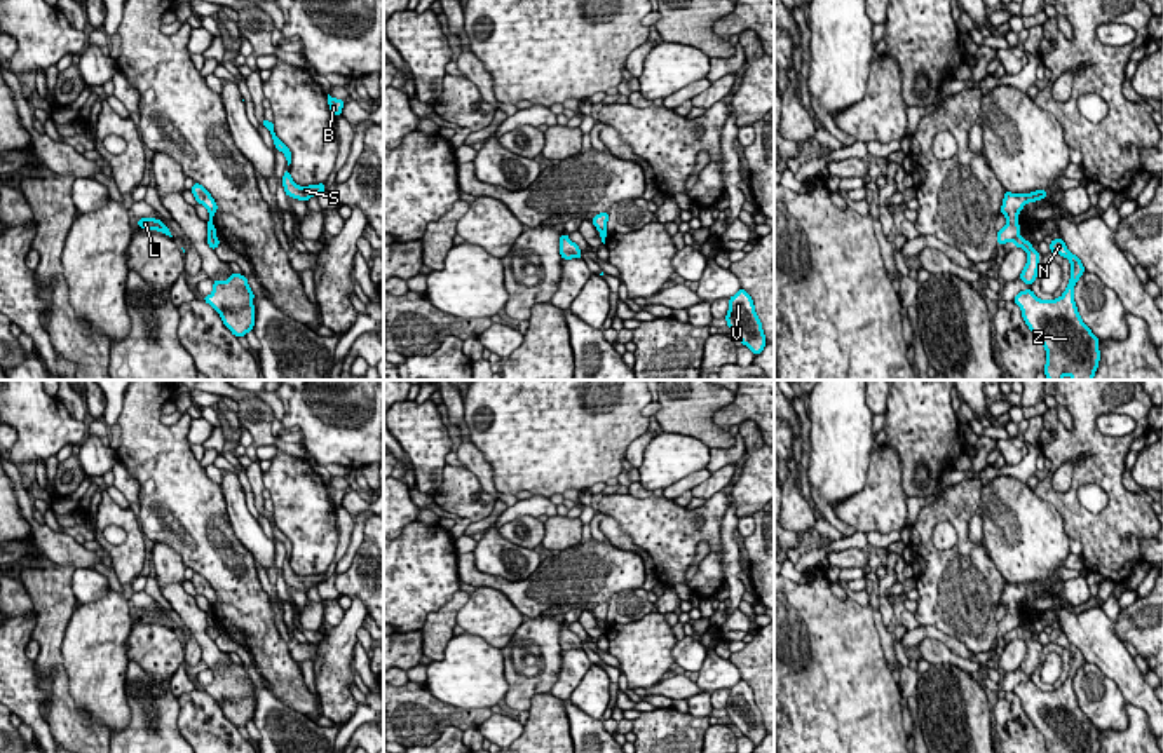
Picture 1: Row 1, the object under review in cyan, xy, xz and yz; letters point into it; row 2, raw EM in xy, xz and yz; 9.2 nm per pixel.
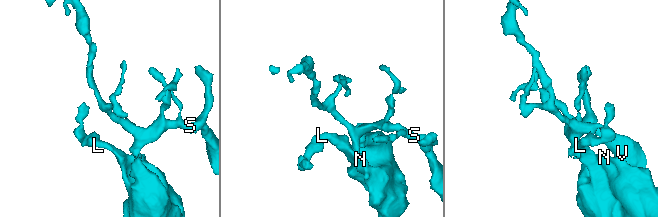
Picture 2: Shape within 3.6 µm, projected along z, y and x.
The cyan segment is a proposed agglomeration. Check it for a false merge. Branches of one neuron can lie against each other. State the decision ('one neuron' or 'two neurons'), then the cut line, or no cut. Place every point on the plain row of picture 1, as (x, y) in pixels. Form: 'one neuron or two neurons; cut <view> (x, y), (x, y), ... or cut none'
two neurons; cut yz (1019, 624), (1015, 630)

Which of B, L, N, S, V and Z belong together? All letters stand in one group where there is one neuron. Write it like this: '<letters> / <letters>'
B S V / L N Z

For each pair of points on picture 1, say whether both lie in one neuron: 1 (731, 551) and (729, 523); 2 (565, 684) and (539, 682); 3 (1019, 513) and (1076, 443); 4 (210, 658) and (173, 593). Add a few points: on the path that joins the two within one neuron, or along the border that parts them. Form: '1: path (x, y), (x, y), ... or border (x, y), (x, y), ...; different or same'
1: path (729, 544), (729, 530); same
2: border (562, 649), (562, 668), (550, 691); different
3: border (1033, 490), (1054, 506), (1062, 523); different
4: path (204, 642), (196, 619), (187, 609); same

